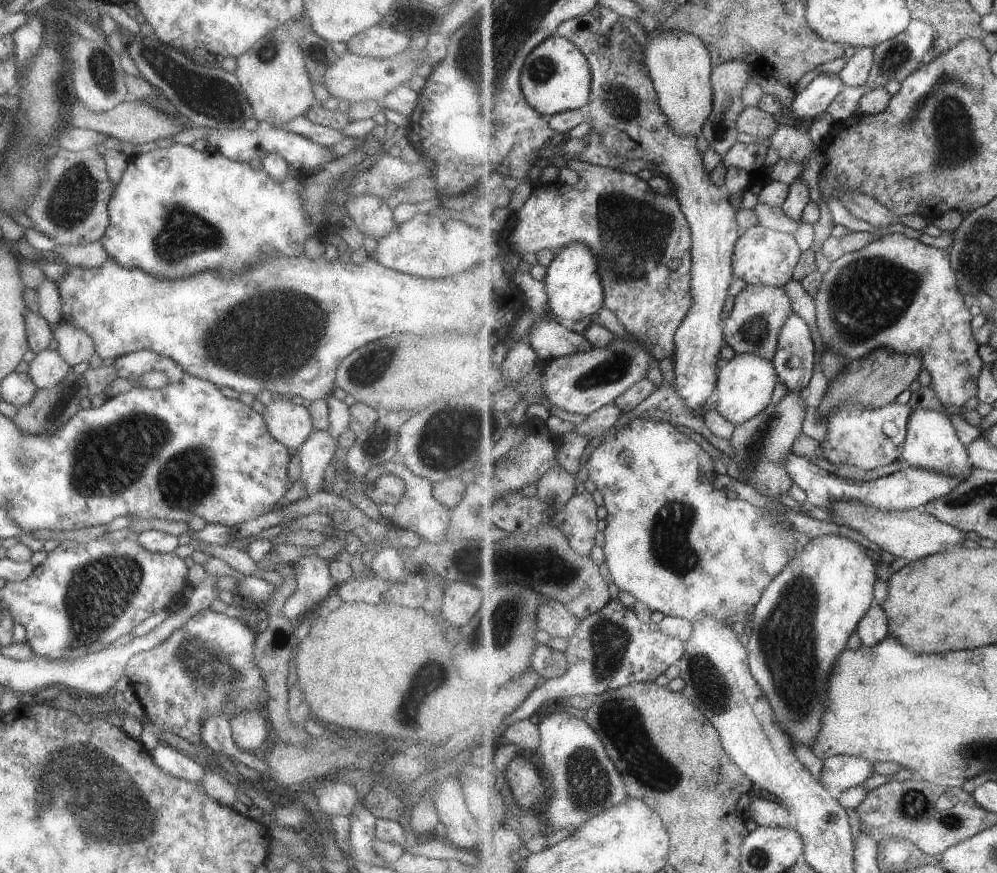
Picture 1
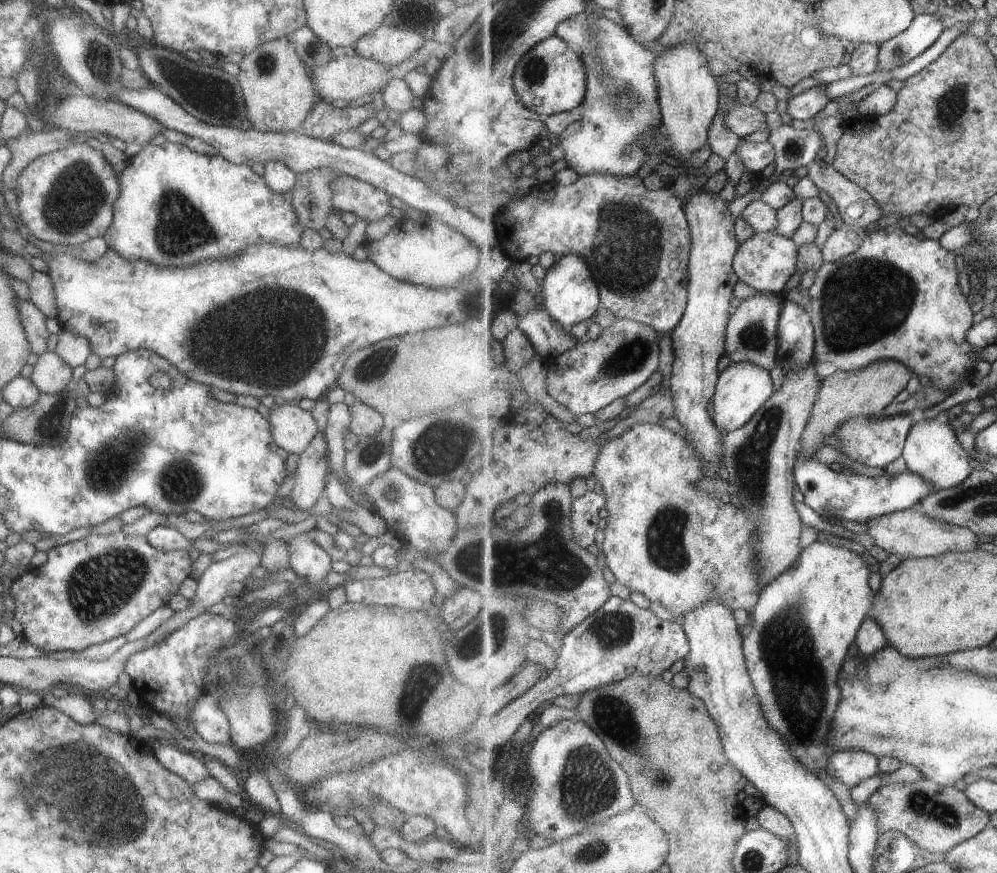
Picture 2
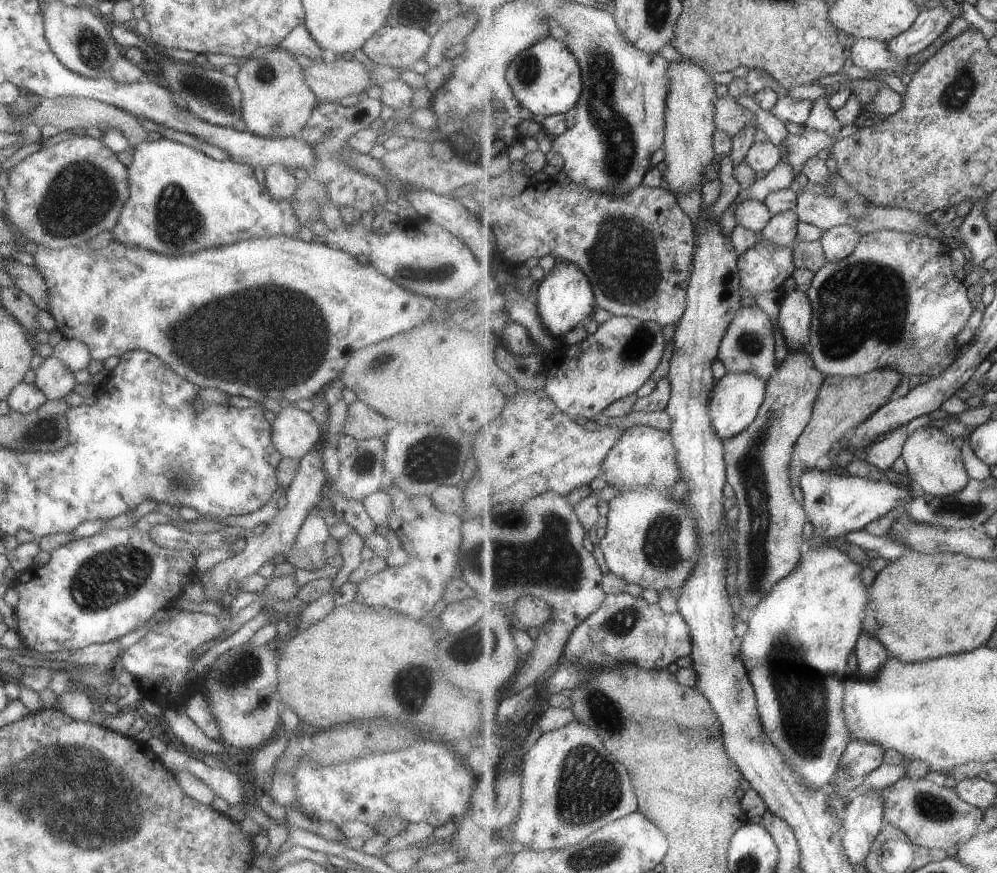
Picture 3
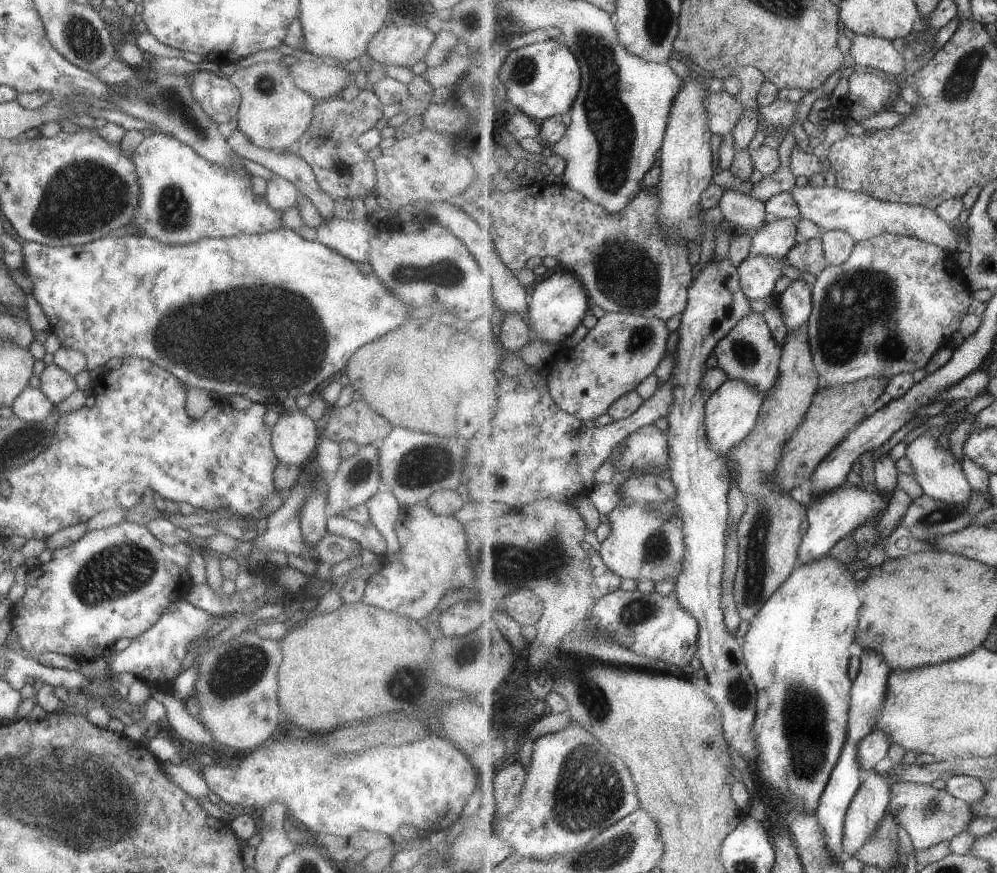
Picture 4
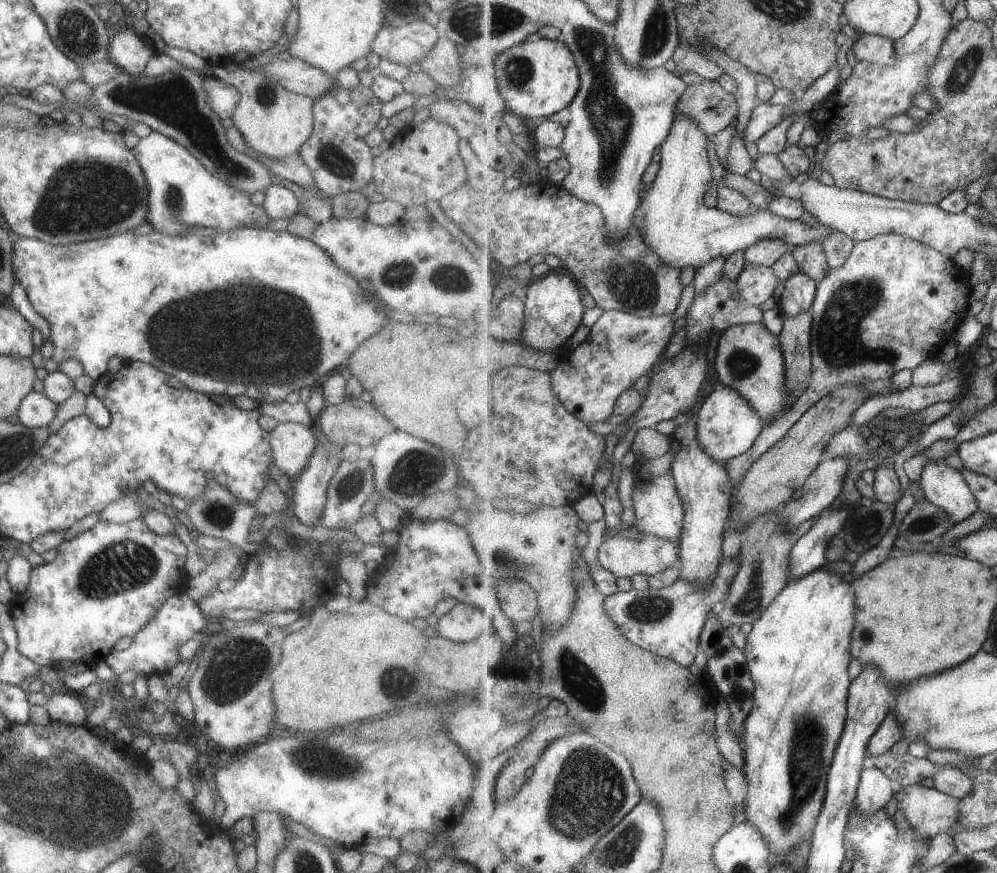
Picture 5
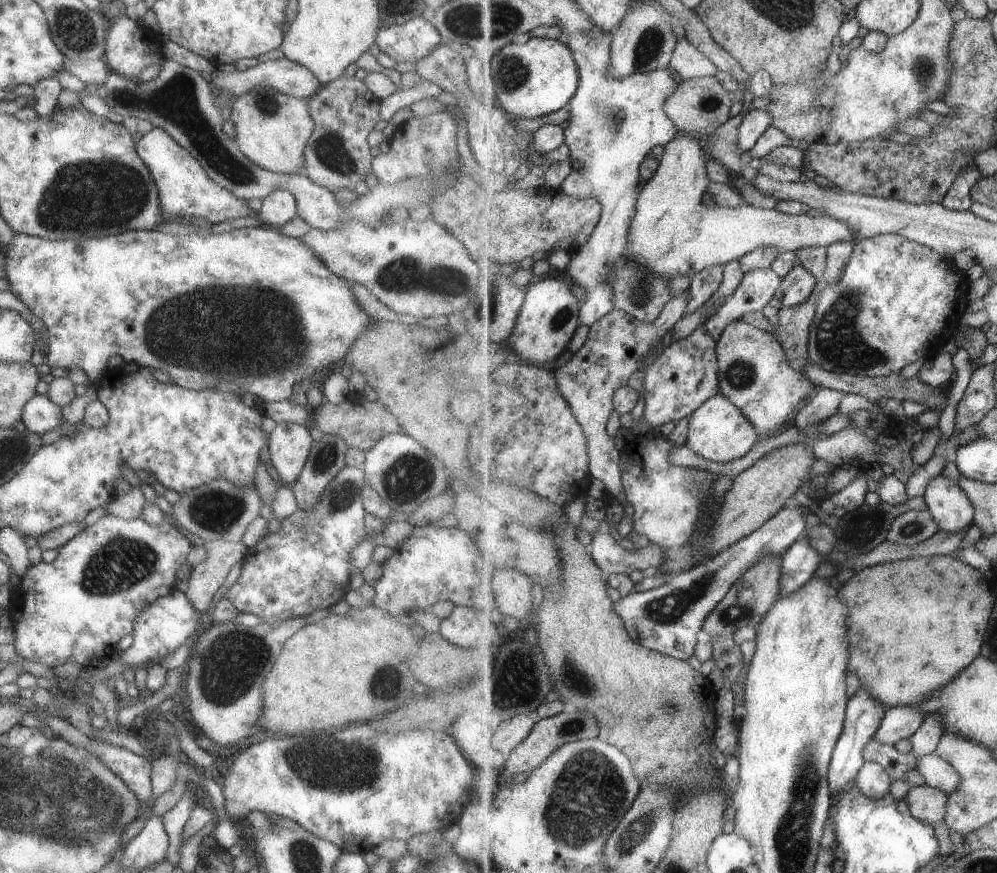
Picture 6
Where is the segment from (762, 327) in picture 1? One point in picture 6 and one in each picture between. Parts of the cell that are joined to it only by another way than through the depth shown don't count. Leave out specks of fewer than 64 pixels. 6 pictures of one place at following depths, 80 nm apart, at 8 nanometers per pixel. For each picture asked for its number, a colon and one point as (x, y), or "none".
2: (751, 334)
3: (749, 345)
4: (749, 352)
5: (749, 358)
6: (754, 372)

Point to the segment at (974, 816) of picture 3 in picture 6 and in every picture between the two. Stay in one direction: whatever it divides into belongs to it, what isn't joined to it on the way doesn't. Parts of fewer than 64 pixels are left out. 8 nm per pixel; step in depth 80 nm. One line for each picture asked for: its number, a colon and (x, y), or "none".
4: (930, 816)
5: (929, 812)
6: (926, 803)

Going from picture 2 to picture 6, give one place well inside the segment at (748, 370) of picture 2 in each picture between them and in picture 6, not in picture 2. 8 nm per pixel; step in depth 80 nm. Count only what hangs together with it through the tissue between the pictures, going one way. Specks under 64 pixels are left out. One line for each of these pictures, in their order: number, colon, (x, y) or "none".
3: (737, 398)
4: (732, 411)
5: (728, 426)
6: (719, 431)

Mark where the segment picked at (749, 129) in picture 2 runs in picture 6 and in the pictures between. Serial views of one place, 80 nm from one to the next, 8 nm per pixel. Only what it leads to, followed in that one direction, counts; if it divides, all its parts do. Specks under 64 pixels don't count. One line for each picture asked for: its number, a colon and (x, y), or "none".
3: (731, 117)
4: (725, 111)
5: (715, 108)
6: (702, 105)

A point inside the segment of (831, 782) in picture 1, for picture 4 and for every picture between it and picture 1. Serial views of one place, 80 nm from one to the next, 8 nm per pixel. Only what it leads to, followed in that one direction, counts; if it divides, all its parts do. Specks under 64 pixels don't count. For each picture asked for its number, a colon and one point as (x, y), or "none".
2: (850, 767)
3: (861, 757)
4: (873, 750)

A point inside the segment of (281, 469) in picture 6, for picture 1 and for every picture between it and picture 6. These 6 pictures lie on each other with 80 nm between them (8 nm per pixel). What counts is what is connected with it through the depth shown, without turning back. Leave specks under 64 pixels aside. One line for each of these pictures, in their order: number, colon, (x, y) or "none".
1: (288, 422)
2: (291, 428)
3: (293, 432)
4: (293, 437)
5: (291, 444)

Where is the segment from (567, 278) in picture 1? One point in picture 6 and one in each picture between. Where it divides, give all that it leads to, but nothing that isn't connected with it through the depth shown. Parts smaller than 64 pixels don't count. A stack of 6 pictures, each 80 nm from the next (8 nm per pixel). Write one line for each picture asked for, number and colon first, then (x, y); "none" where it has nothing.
2: (571, 294)
3: (566, 298)
4: (560, 303)
5: (554, 305)
6: (550, 315)

